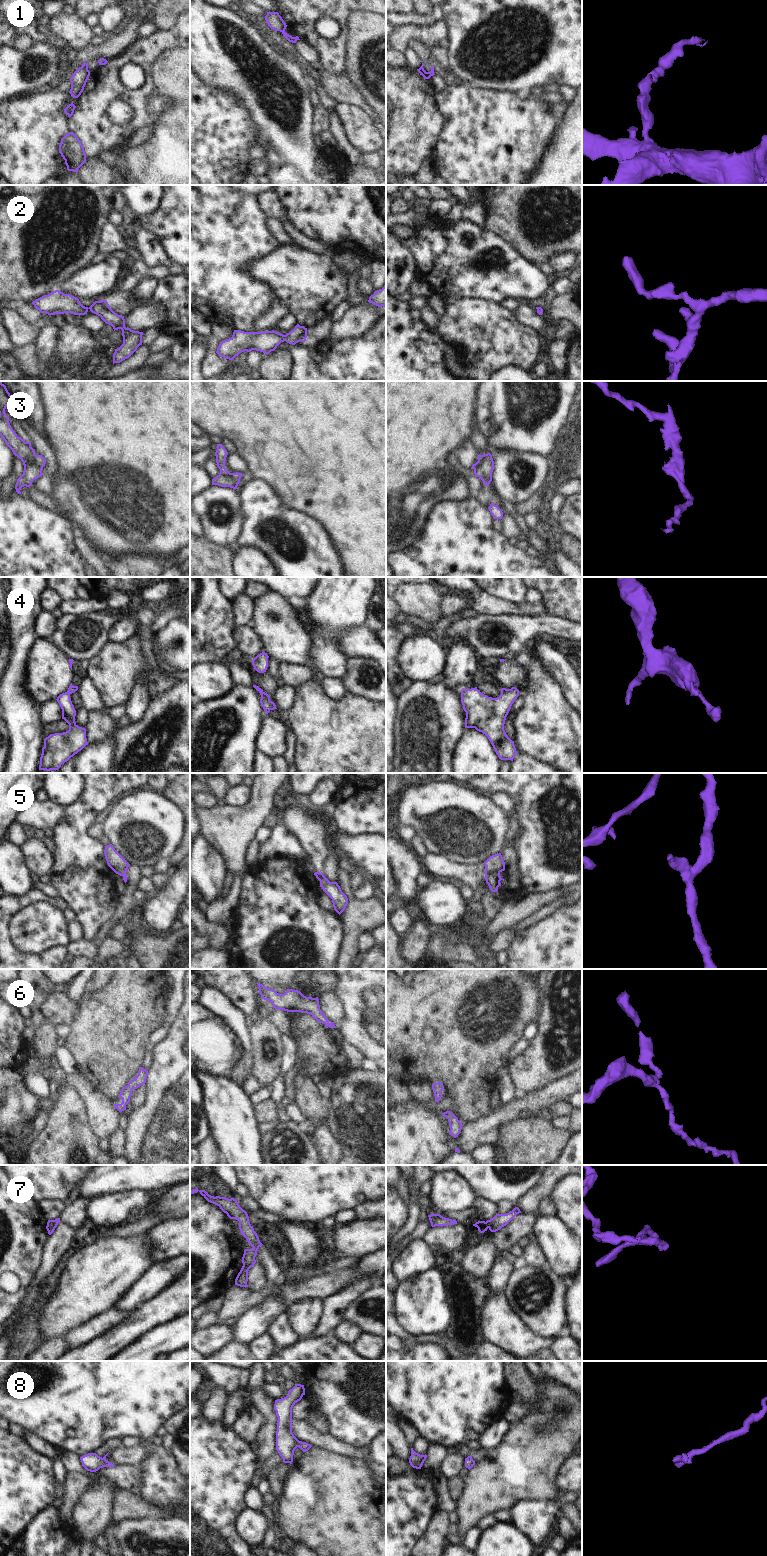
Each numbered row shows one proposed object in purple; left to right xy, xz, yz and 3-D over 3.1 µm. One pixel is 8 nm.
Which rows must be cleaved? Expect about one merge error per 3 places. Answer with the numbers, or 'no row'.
1, 3, 5

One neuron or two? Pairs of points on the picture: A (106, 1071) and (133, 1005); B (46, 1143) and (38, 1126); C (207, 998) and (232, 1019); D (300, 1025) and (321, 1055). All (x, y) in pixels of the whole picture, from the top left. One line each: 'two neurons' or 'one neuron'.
A: one neuron
B: two neurons
C: one neuron
D: one neuron

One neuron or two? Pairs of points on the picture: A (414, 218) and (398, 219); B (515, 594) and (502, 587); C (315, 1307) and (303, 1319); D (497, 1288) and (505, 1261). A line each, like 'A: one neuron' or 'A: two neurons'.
A: one neuron
B: one neuron
C: one neuron
D: one neuron

